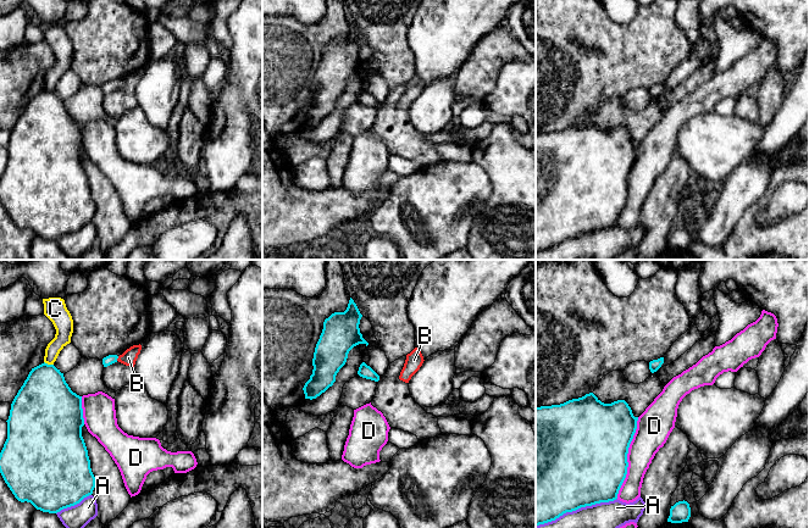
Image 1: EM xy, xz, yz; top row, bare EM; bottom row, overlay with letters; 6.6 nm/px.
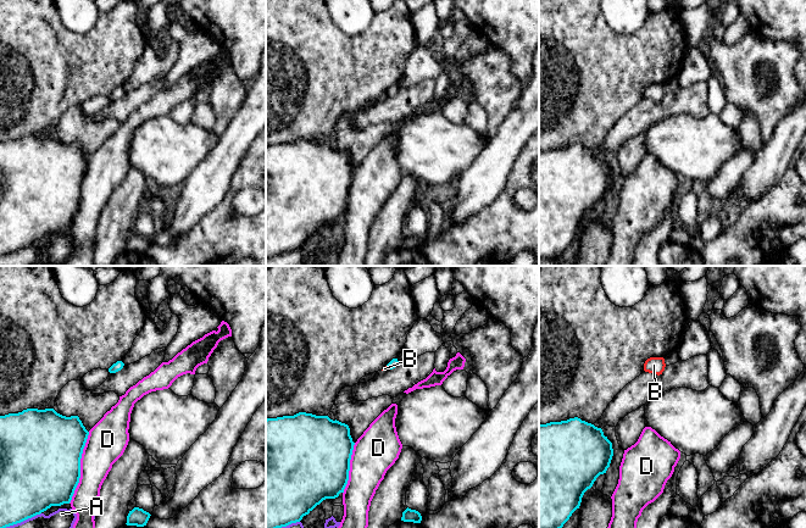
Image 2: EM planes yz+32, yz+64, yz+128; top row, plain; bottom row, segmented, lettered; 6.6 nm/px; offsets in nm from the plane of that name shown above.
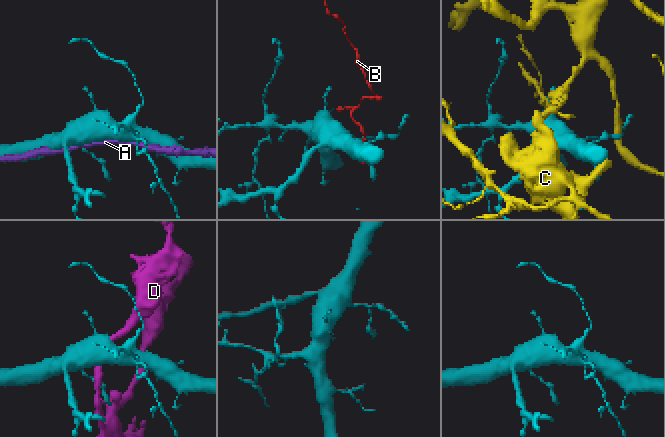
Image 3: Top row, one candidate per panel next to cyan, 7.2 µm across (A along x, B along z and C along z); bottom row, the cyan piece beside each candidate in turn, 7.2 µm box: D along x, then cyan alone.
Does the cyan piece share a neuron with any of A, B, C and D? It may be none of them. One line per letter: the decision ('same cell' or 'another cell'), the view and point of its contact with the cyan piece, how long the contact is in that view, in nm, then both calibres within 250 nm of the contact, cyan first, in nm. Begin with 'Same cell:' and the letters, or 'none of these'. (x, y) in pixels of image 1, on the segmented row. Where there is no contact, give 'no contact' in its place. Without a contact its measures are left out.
Same cell: none of these
A: another cell; contact yz (576, 509); length 550 nm; calibres 500 and 180 nm
B: another cell; contact xy (117, 357); length 40 nm; calibres 70 and 100 nm
C: another cell; contact xy (49, 365); length 70 nm; calibres 380 and 110 nm
D: another cell; contact yz (626, 457); length 550 nm; calibres 500 and 220 nm

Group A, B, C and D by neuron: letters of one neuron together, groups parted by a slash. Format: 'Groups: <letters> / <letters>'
Groups: A / B / C / D

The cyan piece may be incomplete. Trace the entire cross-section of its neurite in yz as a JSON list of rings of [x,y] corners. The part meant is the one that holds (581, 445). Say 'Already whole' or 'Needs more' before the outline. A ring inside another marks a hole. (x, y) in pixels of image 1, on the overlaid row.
Already whole. [[[593,393],[560,405],[536,407],[536,526],[581,507],[617,499],[627,474],[627,454],[637,421],[625,400],[604,404]]]

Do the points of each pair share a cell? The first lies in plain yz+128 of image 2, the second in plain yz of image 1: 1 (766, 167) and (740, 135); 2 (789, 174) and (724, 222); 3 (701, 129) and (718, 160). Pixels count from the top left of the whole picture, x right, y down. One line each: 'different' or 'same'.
1: different
2: different
3: same

